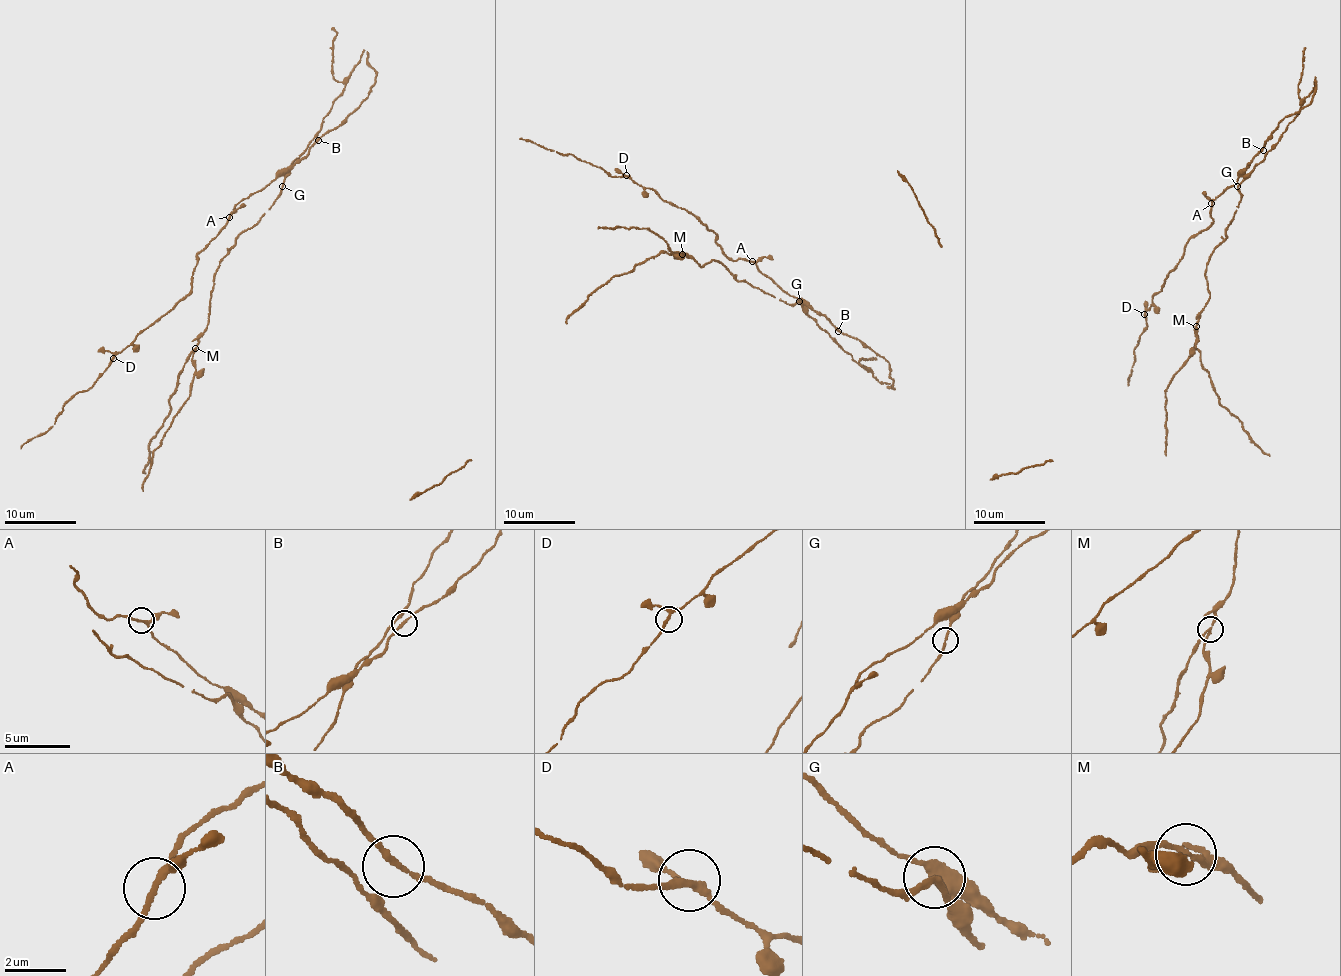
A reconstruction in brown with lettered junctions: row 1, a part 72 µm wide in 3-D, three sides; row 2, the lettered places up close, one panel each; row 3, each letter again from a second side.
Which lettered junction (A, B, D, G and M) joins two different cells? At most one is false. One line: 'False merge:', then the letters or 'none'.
False merge: M

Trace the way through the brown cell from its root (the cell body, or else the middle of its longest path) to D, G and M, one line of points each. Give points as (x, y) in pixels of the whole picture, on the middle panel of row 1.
D: (725, 268), (739, 280), (790, 305), (800, 301), (803, 307), (752, 261), (727, 255), (698, 218), (626, 175)
G: (725, 268), (739, 280), (790, 305), (800, 301)
M: (725, 268), (713, 259), (700, 267), (682, 254)

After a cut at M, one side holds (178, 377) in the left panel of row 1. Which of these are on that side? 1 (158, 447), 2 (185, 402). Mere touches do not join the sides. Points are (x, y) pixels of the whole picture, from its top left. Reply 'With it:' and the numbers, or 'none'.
With it: none

